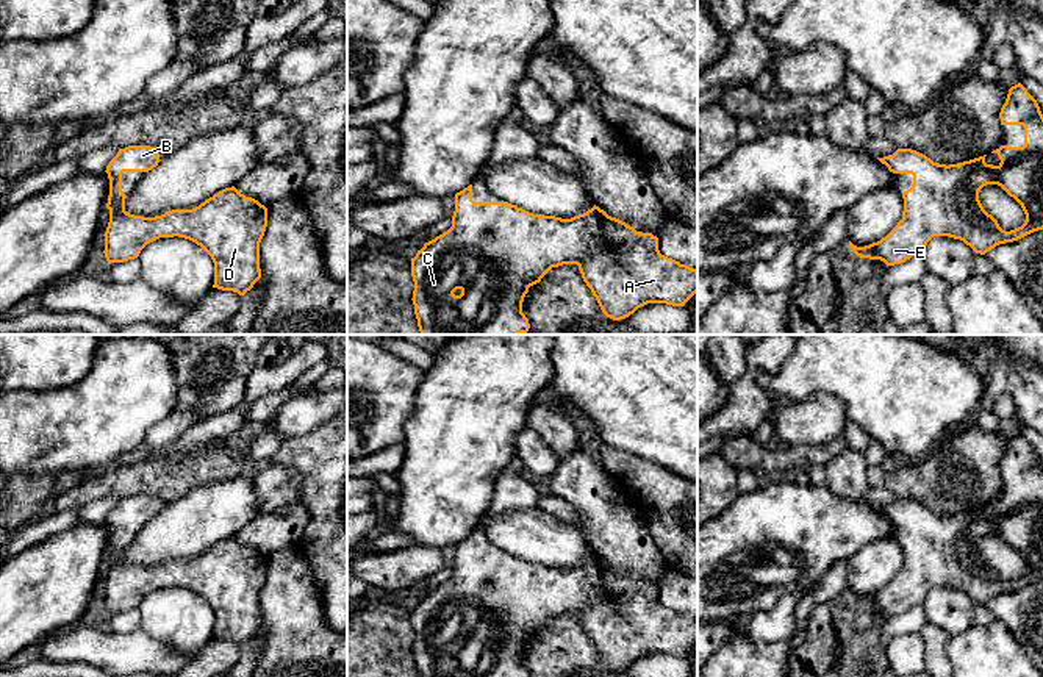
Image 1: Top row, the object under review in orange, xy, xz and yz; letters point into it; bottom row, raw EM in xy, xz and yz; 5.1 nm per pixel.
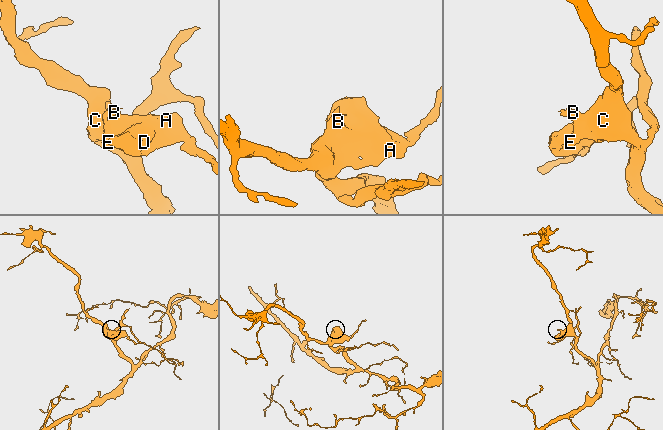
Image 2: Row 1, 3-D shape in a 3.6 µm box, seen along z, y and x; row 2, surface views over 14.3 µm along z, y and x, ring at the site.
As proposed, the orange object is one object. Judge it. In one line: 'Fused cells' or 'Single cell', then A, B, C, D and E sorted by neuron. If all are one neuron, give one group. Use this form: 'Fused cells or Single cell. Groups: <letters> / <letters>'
Single cell. Groups: A B C D E

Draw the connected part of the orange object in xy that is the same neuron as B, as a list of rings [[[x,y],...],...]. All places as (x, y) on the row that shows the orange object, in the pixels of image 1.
[[[150,145],[119,149],[106,166],[109,195],[106,208],[109,222],[105,231],[105,258],[108,264],[124,263],[139,256],[141,250],[159,238],[185,238],[200,245],[214,263],[213,288],[244,296],[261,278],[260,242],[267,227],[267,208],[246,197],[235,186],[225,188],[192,210],[172,210],[161,216],[144,217],[125,211],[127,195],[122,191],[124,172],[149,172],[159,163],[158,150]]]

